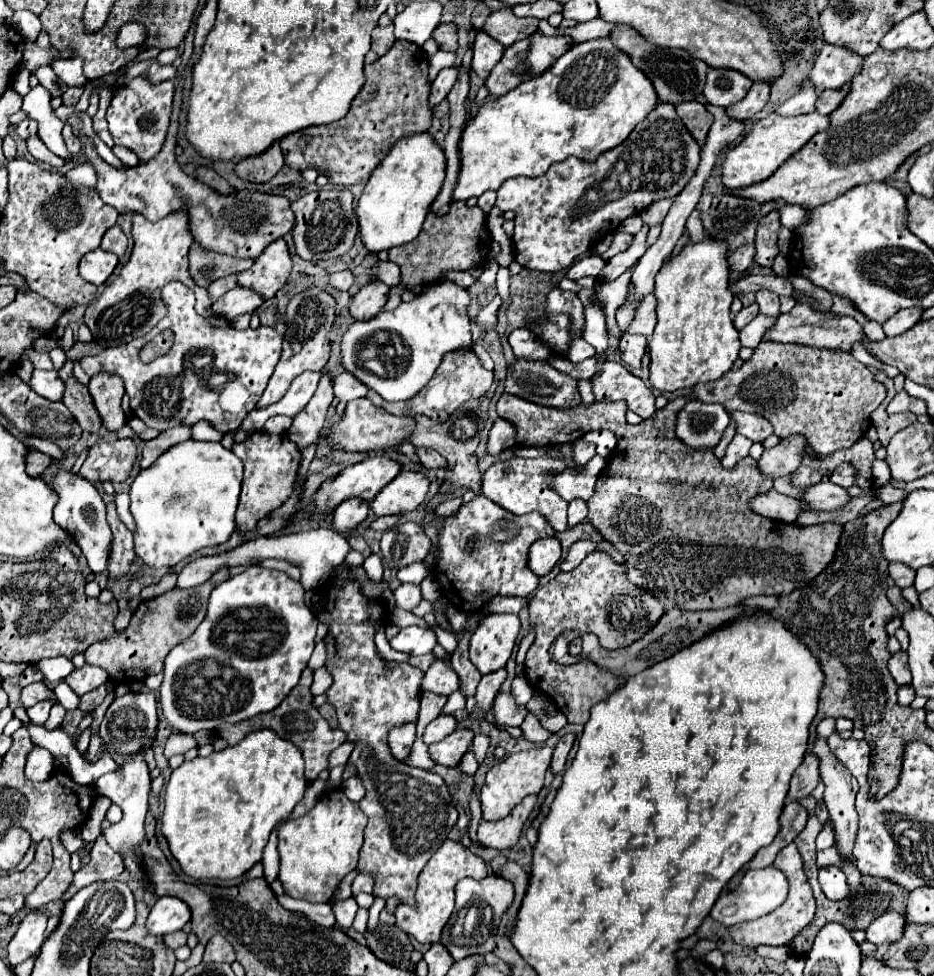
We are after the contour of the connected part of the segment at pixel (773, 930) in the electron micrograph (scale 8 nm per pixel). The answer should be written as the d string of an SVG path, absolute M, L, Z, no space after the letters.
M789 845L785 849L779 851L777 859L773 861L773 867L777 867L779 871L783 871L789 879L789 895L787 901L777 907L775 911L771 911L765 917L759 917L755 921L747 921L747 923L739 923L729 927L729 933L733 937L735 943L741 943L745 947L757 947L757 945L787 945L793 937L797 937L807 925L809 921L813 921L815 915L815 899L811 893L811 887L807 883L807 875L803 871L803 863L801 863L801 855L795 849L795 845Z

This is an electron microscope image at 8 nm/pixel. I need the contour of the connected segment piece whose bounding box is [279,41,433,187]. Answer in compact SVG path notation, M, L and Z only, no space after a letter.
M395 41L383 57L365 65L365 85L343 119L331 125L297 131L279 141L285 163L295 171L315 169L317 173L327 175L335 185L349 187L367 181L397 139L429 131L433 111L427 105L427 67L429 57L421 47L409 41Z

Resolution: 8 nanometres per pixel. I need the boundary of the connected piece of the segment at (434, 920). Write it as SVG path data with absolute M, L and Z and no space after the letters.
M445 841L437 853L427 861L419 875L419 887L415 893L415 905L399 905L397 907L397 927L401 927L409 937L415 937L419 943L433 945L439 941L441 931L445 923L449 921L449 915L453 913L453 889L459 879L471 877L471 879L483 879L489 875L489 865L473 855L469 849L465 849L457 841Z

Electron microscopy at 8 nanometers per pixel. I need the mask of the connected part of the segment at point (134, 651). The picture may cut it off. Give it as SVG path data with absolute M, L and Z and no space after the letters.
M219 569L213 575L213 581L207 581L199 587L171 589L171 591L163 593L161 597L143 601L137 607L137 611L133 613L131 623L123 633L113 635L105 641L97 641L85 651L87 663L103 667L109 673L109 679L115 681L117 685L121 685L121 683L131 685L135 681L143 681L147 675L163 671L165 655L177 643L187 639L195 631L195 627L203 621L211 589L217 587L219 583L223 583L225 579L229 579L229 569Z

